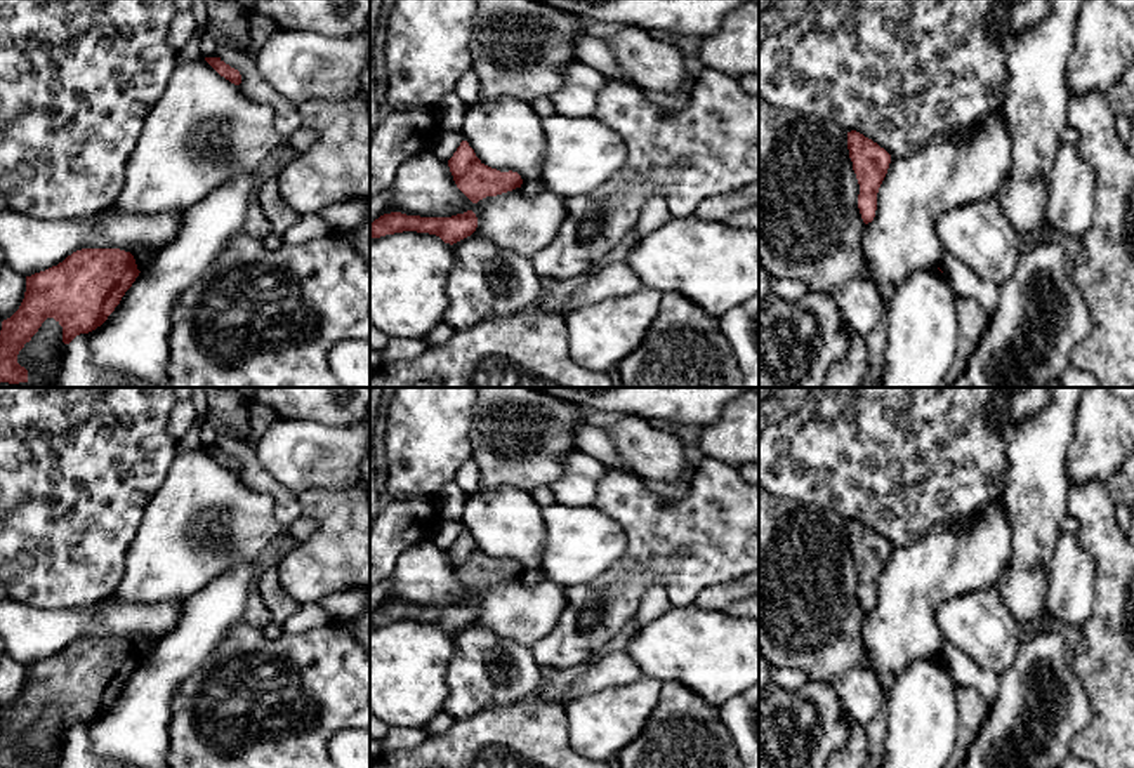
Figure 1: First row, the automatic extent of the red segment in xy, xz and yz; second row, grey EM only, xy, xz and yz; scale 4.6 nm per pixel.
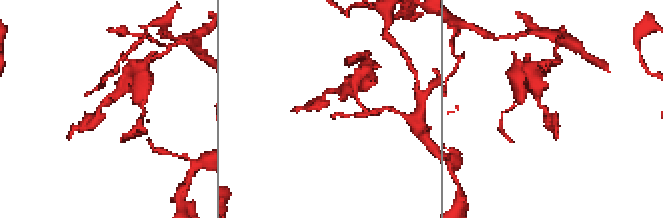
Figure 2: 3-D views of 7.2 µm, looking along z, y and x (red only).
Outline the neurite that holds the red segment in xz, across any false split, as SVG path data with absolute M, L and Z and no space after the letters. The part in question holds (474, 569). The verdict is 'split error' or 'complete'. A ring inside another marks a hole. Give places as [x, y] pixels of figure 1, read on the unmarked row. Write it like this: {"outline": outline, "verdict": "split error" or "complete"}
{"outline": "M462 530L453 546L448 549L450 561L457 577L478 593L486 586L497 586L521 577L523 568L518 561L500 561L485 554L469 535Z", "verdict": "complete"}

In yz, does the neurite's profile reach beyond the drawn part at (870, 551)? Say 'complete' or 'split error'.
complete

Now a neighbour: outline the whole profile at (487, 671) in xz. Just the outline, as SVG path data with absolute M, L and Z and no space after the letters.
M476 620L453 632L453 646L445 711L455 719L519 704L544 692L542 669L533 659L531 646L500 638Z

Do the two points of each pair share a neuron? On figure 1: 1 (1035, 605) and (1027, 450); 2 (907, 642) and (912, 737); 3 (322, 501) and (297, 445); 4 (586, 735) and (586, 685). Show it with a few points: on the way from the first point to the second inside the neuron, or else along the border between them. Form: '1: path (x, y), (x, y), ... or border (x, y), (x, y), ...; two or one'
1: path (1028, 567), (1030, 489); one
2: border (936, 655), (912, 661), (888, 694); two
3: border (351, 487), (308, 489), (297, 497); two
4: border (626, 685), (587, 692), (565, 706); two

